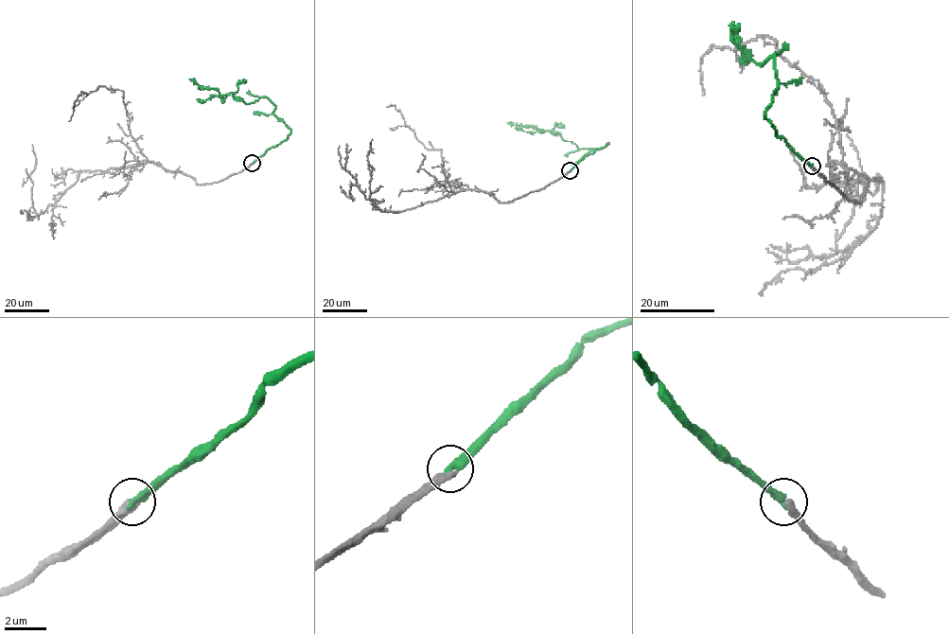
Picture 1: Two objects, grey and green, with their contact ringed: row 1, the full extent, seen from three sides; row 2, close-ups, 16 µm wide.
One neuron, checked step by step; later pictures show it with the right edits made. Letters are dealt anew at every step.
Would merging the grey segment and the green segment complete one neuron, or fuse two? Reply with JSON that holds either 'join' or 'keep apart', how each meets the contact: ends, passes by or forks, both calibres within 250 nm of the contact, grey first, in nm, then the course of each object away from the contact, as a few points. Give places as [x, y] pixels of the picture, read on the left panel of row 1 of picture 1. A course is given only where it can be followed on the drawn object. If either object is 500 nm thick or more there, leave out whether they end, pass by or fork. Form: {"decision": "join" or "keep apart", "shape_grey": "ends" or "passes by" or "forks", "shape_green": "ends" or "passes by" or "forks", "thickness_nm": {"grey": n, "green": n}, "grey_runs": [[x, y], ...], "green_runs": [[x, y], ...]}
{"decision": "join", "shape_grey": "ends", "shape_green": "ends", "thickness_nm": {"grey": 440, "green": 400}, "grey_runs": [[252, 163], [222, 180], [198, 184], [149, 162], [82, 170], [37, 213], [31, 144]], "green_runs": [[252, 163], [291, 130], [273, 113], [274, 105], [266, 97], [244, 103], [189, 79]]}

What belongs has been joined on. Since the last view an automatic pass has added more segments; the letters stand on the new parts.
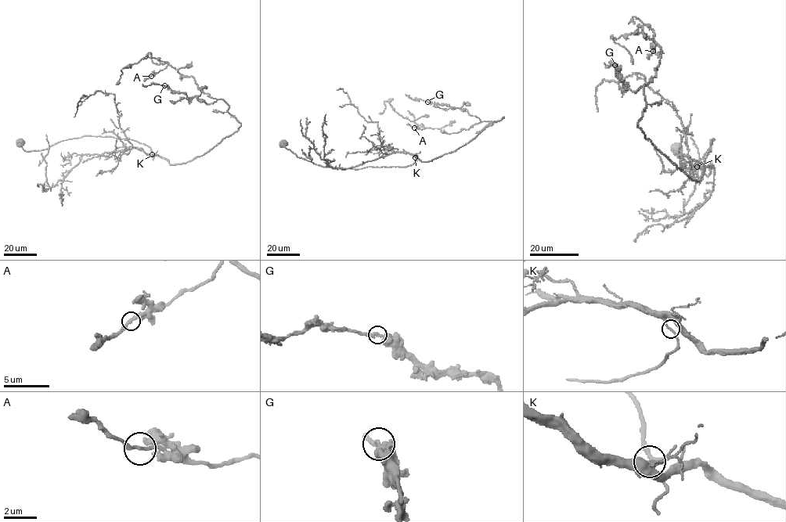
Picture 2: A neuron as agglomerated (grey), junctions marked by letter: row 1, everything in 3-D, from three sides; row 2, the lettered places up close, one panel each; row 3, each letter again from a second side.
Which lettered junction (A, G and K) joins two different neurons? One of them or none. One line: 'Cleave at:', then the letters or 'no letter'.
Cleave at: no letter

